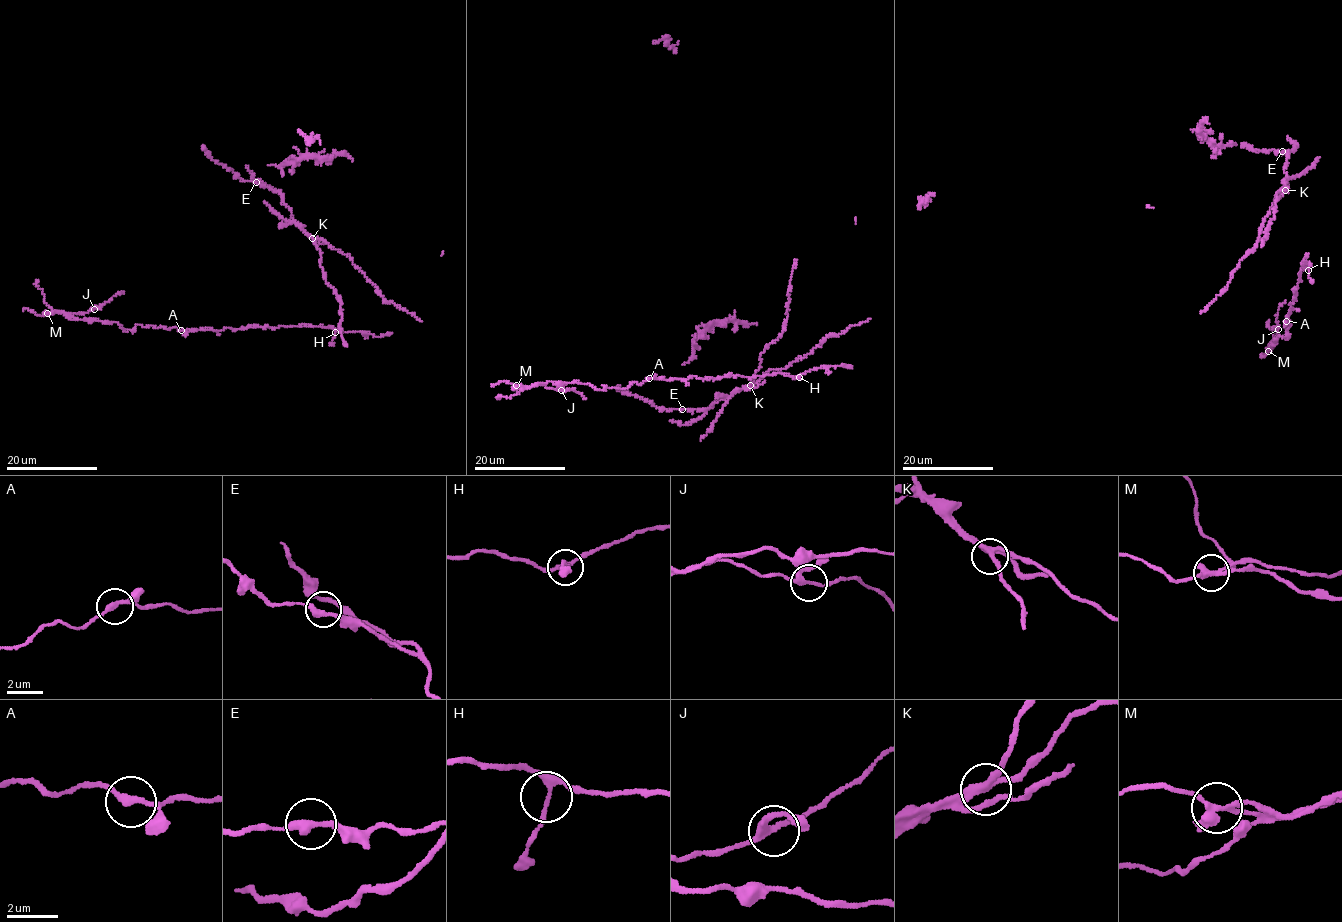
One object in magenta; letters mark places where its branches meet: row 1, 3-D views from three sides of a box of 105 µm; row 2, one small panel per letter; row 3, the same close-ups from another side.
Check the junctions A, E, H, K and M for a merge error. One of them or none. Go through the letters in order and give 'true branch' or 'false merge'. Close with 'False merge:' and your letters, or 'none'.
A: true branch
E: true branch
H: true branch
K: true branch
M: false merge
False merge: M

